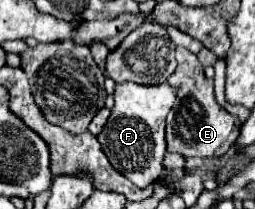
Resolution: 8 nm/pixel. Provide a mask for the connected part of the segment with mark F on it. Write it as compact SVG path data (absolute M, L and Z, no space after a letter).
M128 82L128 84L118 84L114 90L116 104L98 140L110 164L120 174L128 176L128 180L132 180L140 188L146 188L152 182L156 182L164 168L162 166L162 158L166 152L166 130L164 130L166 122L164 120L170 108L174 106L176 94L178 90L172 88L168 82L156 84L156 86Z

